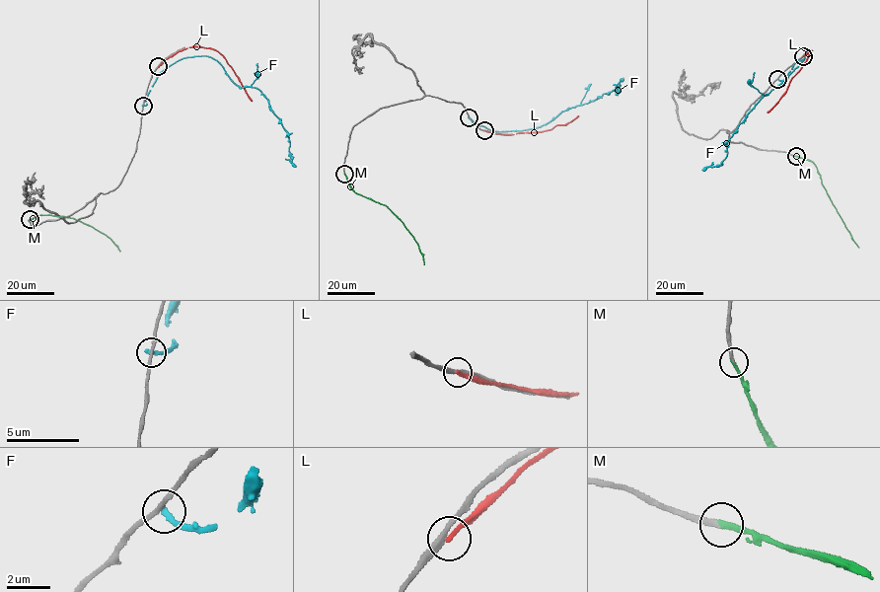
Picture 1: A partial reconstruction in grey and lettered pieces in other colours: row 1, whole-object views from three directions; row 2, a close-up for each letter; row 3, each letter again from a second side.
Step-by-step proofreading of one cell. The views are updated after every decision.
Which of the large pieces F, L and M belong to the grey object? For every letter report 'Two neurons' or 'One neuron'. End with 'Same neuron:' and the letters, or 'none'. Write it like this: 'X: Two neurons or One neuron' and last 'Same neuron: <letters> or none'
F: Two neurons
L: Two neurons
M: One neuron
Same neuron: M

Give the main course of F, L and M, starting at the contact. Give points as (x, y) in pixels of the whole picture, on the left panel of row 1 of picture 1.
F: (143, 106), (166, 68), (185, 57), (209, 56), (237, 85), (260, 90), (286, 131), (295, 167)
L: (159, 67), (186, 47), (214, 48), (222, 54), (252, 101)
M: (30, 219), (42, 214), (73, 218), (107, 235), (120, 251)

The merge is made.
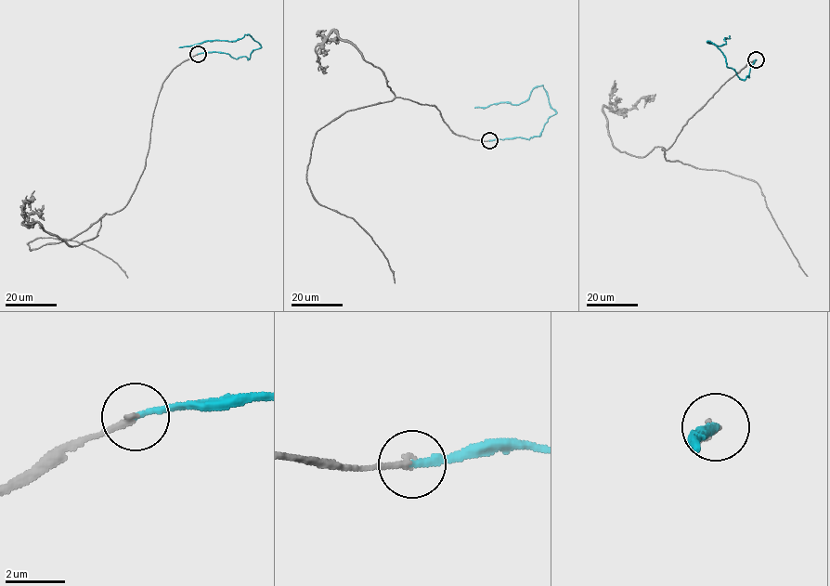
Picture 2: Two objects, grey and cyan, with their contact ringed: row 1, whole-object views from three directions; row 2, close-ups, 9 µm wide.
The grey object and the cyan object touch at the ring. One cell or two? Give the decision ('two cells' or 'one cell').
one cell

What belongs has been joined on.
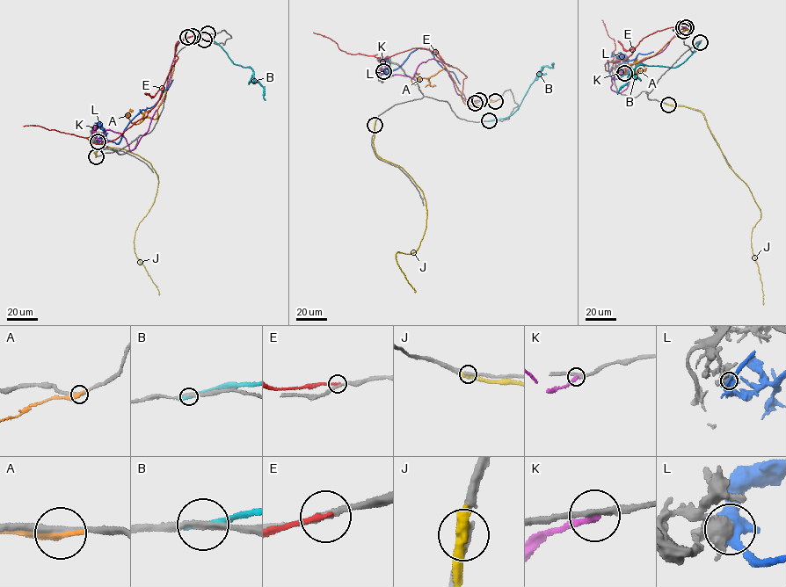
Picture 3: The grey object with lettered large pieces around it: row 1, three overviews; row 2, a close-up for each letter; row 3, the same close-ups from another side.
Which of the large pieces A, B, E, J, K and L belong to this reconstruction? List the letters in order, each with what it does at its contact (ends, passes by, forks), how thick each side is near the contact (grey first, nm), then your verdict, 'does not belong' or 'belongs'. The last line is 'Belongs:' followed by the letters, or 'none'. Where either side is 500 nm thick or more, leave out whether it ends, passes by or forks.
A: it ends there; 240 nm thick on the grey side, 400 nm on the other; does not belong
B: it passes by; 200 nm thick on the grey side, 280 nm on the other; does not belong
E: it ends there; 220 nm thick on the grey side, 200 nm on the other; does not belong
J: 200 nm thick on the grey side, 600 nm on the other; does not belong
K: it ends there; 260 nm thick on the grey side, 280 nm on the other; does not belong
L: it forks there; 400 nm thick on the grey side, 440 nm on the other; belongs
Belongs: L

